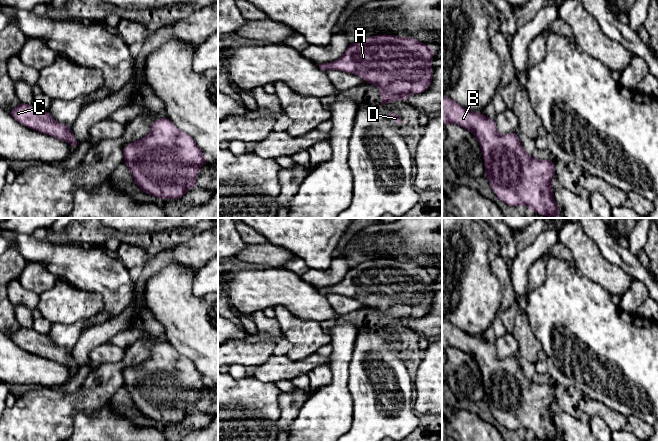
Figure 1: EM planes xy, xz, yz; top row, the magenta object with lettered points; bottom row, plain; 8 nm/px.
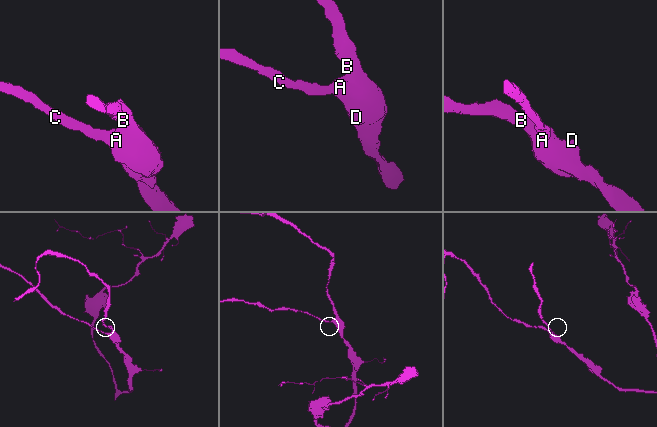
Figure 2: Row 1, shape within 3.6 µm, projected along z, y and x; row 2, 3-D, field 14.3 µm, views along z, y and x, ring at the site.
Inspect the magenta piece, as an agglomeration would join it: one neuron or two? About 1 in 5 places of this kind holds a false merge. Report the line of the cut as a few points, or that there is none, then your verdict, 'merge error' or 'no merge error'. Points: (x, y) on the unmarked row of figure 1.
cut none; no merge error

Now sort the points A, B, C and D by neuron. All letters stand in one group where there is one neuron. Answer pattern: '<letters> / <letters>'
A B C D

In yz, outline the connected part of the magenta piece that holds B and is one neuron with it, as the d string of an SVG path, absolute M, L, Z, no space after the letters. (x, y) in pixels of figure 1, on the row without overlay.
M442 320L442 349L455 347L471 355L482 373L485 399L497 423L509 430L527 430L531 436L544 440L559 442L561 440L558 429L552 419L551 404L555 398L556 386L537 384L528 379L516 356L500 359L496 346L478 336L465 333L449 321Z

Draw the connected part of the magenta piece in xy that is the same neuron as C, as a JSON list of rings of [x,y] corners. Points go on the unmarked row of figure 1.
[[[21,327],[14,333],[8,335],[11,340],[20,348],[69,367],[71,370],[77,370],[72,351],[60,348],[54,344],[48,335],[42,335],[32,329]]]

